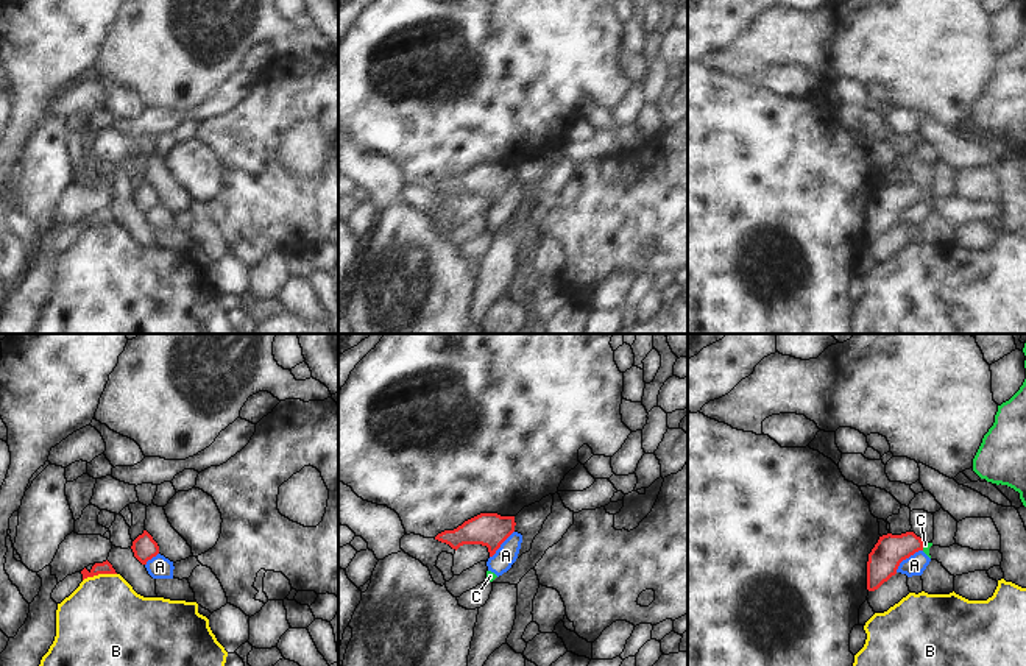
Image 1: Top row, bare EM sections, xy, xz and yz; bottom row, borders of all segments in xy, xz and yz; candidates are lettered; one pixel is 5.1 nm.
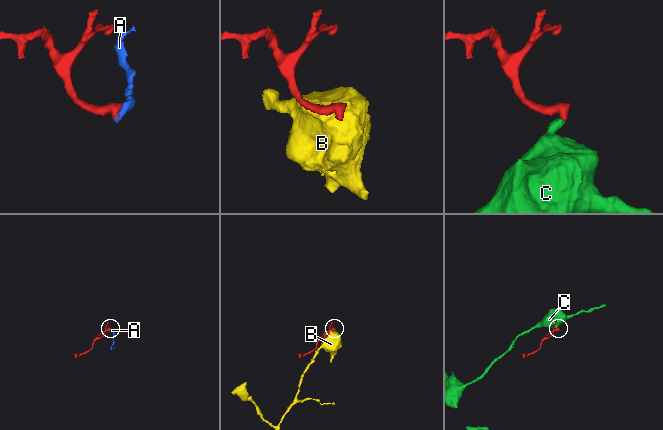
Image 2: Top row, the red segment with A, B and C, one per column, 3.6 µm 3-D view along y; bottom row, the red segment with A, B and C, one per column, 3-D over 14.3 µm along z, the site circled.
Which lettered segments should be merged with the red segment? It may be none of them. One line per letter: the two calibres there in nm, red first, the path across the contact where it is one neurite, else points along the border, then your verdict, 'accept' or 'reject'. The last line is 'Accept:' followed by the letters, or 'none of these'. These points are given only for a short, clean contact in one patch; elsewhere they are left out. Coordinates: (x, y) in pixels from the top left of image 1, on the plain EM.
A: 160/100 nm | along yz (922, 200), (906, 208), (895, 222) | reject
B: 60/440 nm | reject
C: 160/40 nm | along yz (922, 194), (923, 200) | reject
Accept: none of these

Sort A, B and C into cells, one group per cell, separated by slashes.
A C / B

